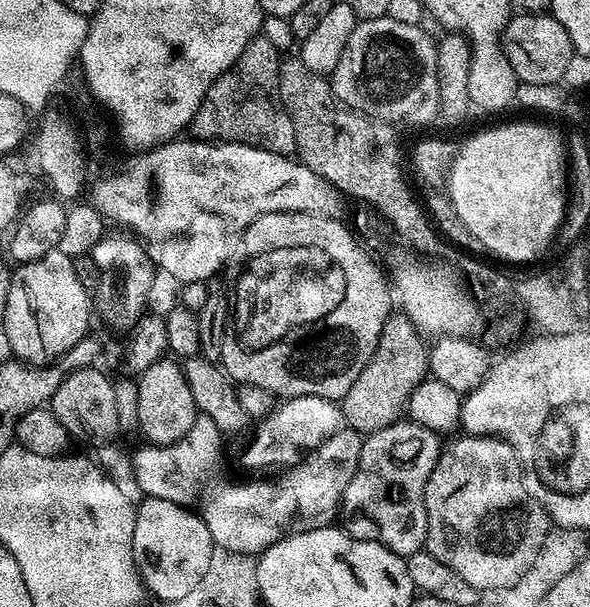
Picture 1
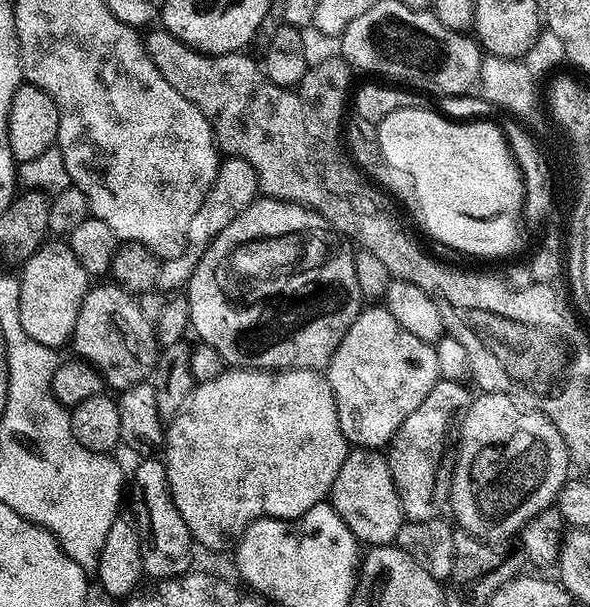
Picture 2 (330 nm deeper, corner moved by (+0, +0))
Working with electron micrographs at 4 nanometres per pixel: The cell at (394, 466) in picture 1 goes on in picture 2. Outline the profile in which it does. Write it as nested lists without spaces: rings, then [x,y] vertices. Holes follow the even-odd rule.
[[[437,380],[434,390],[426,394],[426,402],[402,422],[402,426],[392,435],[392,441],[386,446],[386,455],[390,474],[394,478],[394,486],[398,490],[400,505],[408,520],[435,520],[436,512],[436,483],[440,480],[440,463],[444,460],[444,447],[448,444],[448,431],[457,427],[463,413],[468,411],[474,399],[473,393],[468,393],[468,388],[460,380]]]

